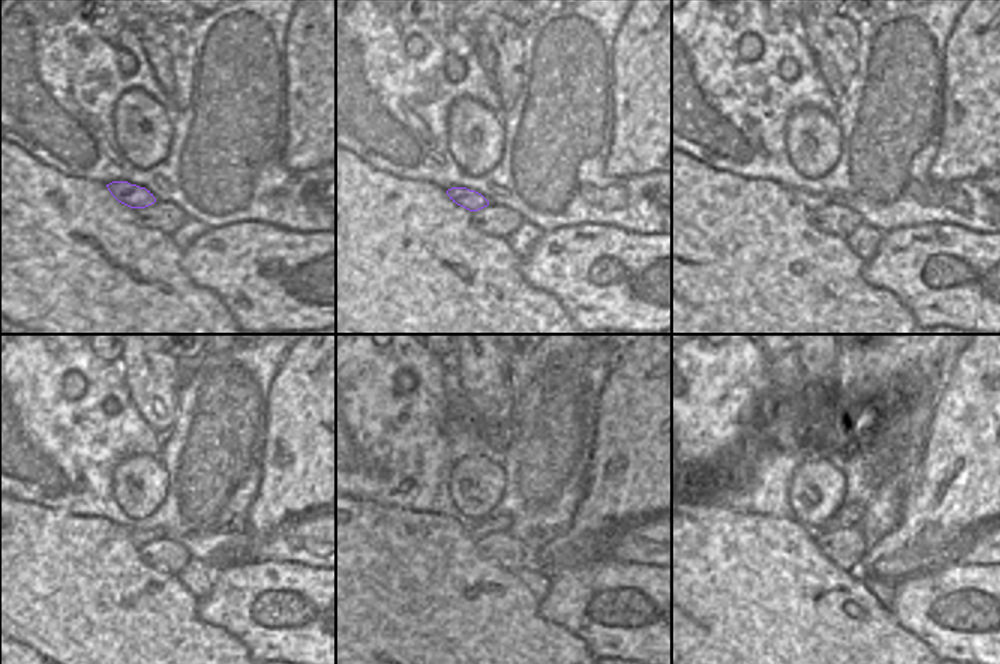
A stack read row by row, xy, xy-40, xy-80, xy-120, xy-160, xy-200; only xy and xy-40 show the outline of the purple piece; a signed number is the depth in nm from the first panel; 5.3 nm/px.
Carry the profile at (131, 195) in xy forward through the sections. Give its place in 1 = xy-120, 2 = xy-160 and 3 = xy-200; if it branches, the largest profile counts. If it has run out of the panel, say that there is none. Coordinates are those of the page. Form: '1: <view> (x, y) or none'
1: xy-120 (141, 537)
2: xy-160 (501, 523)
3: xy-200 (847, 516)

